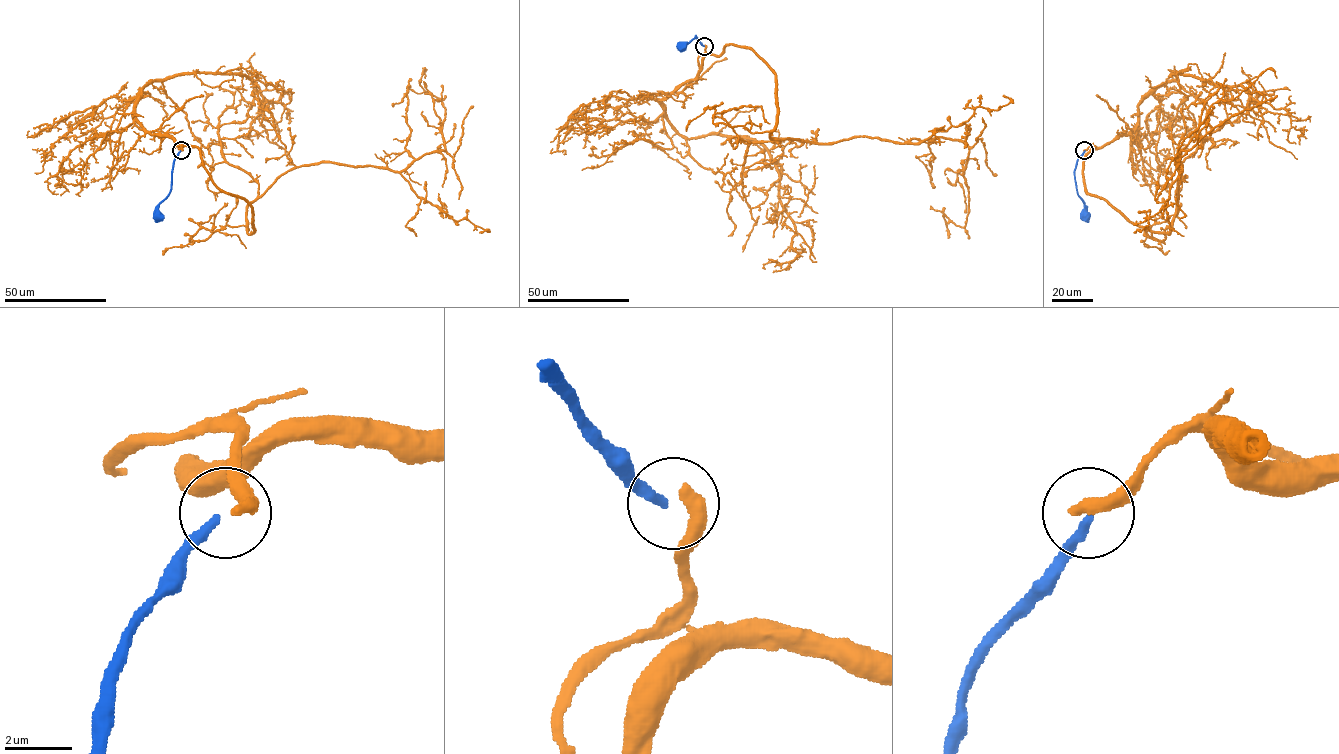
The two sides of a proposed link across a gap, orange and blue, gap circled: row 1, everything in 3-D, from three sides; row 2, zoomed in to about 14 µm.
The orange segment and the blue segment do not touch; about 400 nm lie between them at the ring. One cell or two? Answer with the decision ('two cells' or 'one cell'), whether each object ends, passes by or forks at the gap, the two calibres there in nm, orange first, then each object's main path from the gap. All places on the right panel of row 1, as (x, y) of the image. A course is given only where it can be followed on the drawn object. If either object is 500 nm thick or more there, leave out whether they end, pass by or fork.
two cells; orange ends there; blue ends there; 440 nm thick on the orange side, 280 nm on the other; orange runs (1084, 150), (1105, 144), (1088, 192), (1168, 234), (1178, 152), (1277, 78); blue runs (1084, 151), (1074, 170), (1084, 217)

